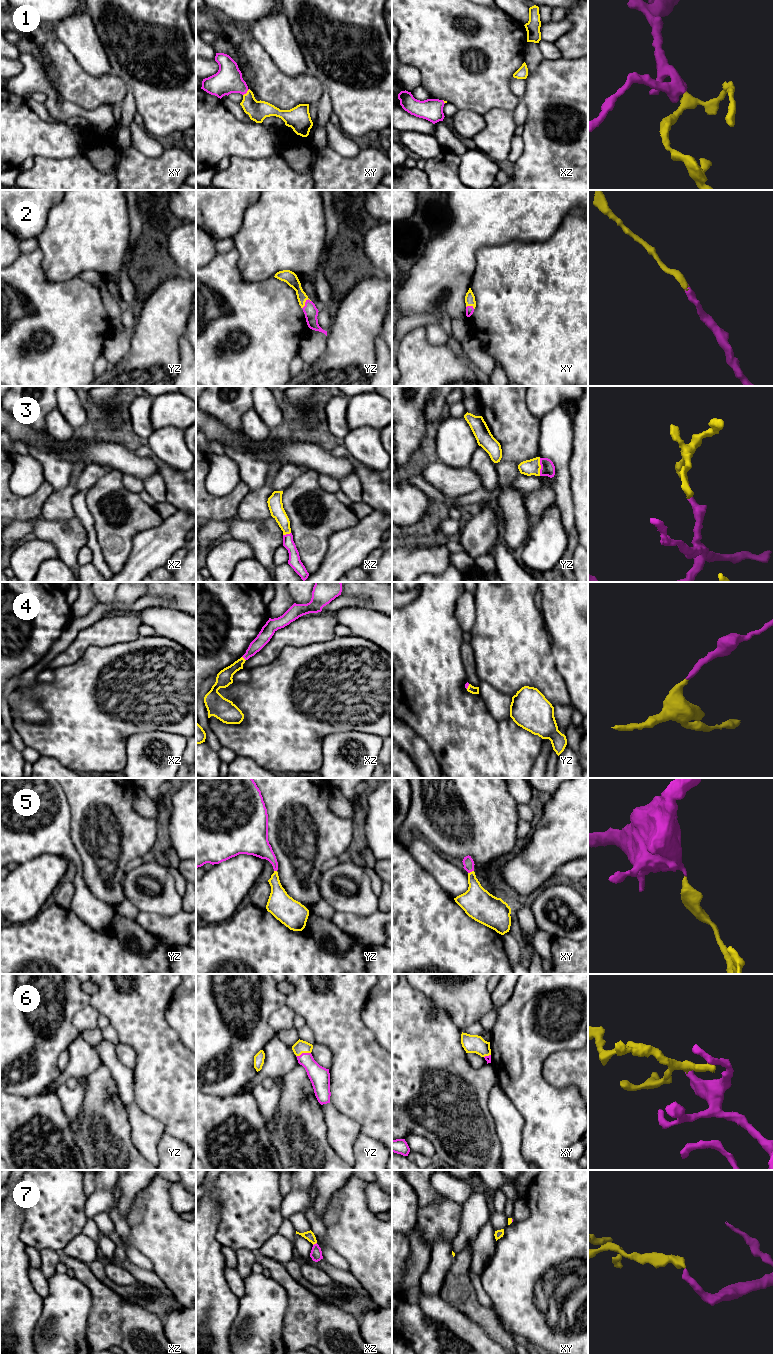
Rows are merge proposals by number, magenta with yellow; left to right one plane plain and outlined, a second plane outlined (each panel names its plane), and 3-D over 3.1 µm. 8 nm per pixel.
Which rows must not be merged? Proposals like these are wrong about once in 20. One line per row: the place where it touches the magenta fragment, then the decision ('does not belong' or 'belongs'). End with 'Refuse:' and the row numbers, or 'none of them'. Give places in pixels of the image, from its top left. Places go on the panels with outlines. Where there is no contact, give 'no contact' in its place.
1: meets magenta in xy at (246, 92); belongs
2: meets magenta in yz at (305, 303); belongs
3: meets magenta in yz at (541, 467); belongs
4: meets magenta in xz at (243, 657); belongs
5: meets magenta in xy at (470, 871); belongs
6: meets magenta in yz at (303, 1053); belongs
7: meets magenta in xz at (314, 1244); belongs
Refuse: none of them

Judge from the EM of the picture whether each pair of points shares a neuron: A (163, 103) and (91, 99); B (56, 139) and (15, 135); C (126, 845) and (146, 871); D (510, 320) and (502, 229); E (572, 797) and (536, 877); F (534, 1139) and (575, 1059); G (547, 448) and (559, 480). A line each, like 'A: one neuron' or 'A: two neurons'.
A: two neurons
B: one neuron
C: two neurons
D: two neurons
E: one neuron
F: two neurons
G: one neuron

